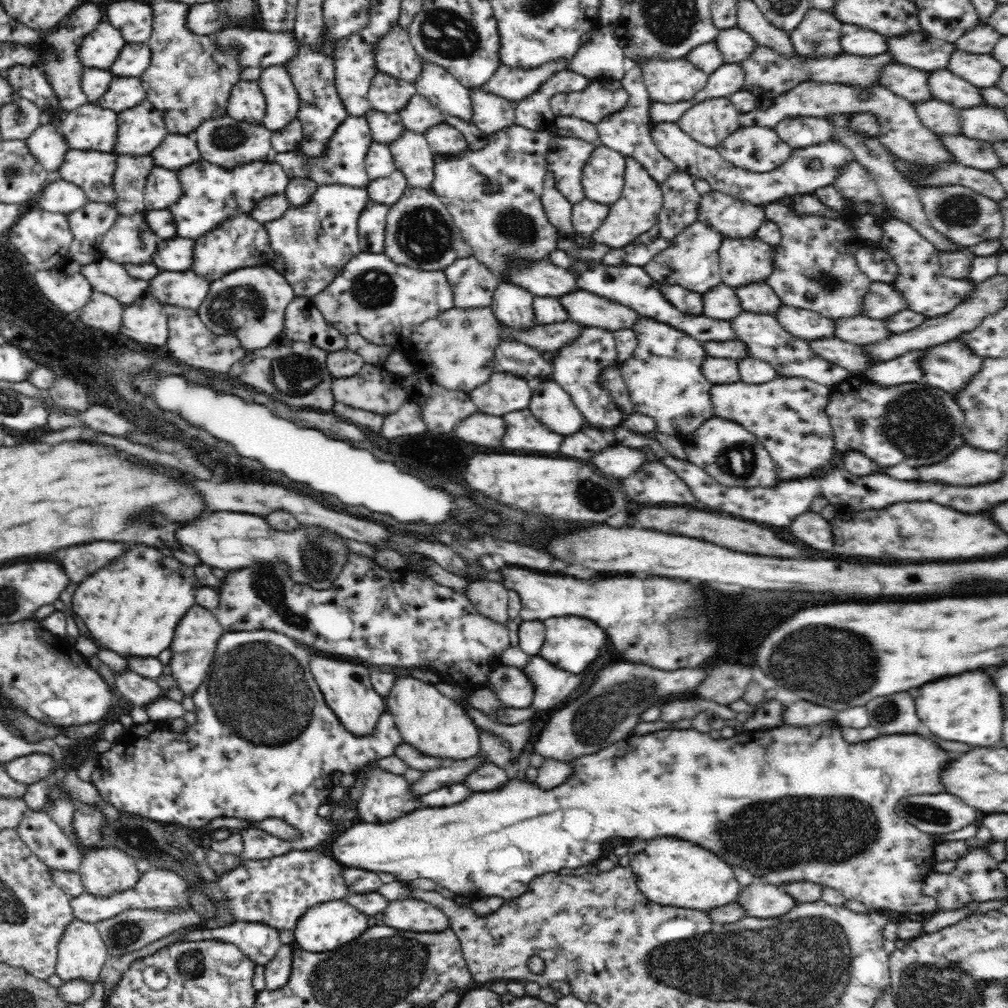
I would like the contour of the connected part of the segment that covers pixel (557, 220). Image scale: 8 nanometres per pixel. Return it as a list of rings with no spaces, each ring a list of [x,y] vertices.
[[[547,172],[544,178],[541,204],[546,217],[554,227],[568,236],[576,234],[572,224],[573,205],[562,195],[562,191],[557,190],[552,172]]]

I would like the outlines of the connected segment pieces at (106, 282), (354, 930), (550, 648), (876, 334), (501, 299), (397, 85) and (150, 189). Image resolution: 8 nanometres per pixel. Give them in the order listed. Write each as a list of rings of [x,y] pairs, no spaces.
[[[106,256],[98,262],[82,265],[80,271],[94,291],[106,293],[124,306],[131,305],[142,294],[142,290],[149,288],[147,281],[132,278],[123,264]]]
[[[346,898],[342,900],[330,900],[330,902],[322,904],[314,904],[314,907],[308,908],[308,911],[304,912],[304,916],[296,924],[294,946],[308,952],[336,950],[342,944],[348,944],[358,939],[358,936],[363,936],[369,928],[369,917],[357,908],[350,906]]]
[[[559,616],[543,621],[545,624],[545,641],[540,650],[539,656],[548,660],[555,668],[580,675],[584,672],[606,648],[607,634],[598,628],[593,620],[577,616]]]
[[[862,314],[860,316],[852,316],[850,320],[836,319],[834,322],[836,328],[836,336],[840,340],[852,342],[852,344],[876,344],[880,340],[886,340],[893,332],[886,327],[884,319],[878,320],[867,317]]]
[[[501,282],[496,287],[491,303],[494,315],[500,323],[510,328],[534,328],[534,295],[510,282]]]
[[[379,71],[372,78],[367,97],[372,109],[392,114],[400,112],[416,93],[416,87],[411,82]]]
[[[156,166],[145,183],[146,212],[172,207],[183,196],[179,172]]]

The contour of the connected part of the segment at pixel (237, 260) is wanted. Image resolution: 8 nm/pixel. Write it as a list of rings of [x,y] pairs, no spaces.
[[[238,215],[220,222],[220,230],[214,228],[196,240],[194,248],[194,264],[192,270],[204,279],[212,282],[224,276],[224,274],[253,266],[268,264],[274,258],[274,251],[271,248],[271,241],[265,224],[262,224],[250,215]]]

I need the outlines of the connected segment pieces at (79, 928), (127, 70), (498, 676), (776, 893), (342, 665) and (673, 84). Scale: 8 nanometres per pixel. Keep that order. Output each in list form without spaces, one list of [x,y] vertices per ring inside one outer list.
[[[74,918],[58,943],[55,973],[64,983],[86,979],[94,984],[109,956],[95,924]]]
[[[148,42],[126,43],[108,71],[112,76],[140,77],[148,68],[150,58],[152,58],[152,51]]]
[[[514,666],[496,668],[488,676],[485,687],[494,692],[503,706],[508,708],[530,707],[534,700],[534,685],[522,670]]]
[[[770,883],[742,887],[737,900],[748,916],[756,918],[782,916],[798,903],[781,887]]]
[[[312,652],[310,672],[323,693],[326,704],[338,716],[345,729],[355,736],[372,736],[380,716],[388,711],[385,698],[373,688],[371,674],[365,664],[340,662],[336,657]]]
[[[638,59],[635,66],[642,71],[643,83],[652,101],[670,104],[673,102],[690,100],[699,90],[704,88],[709,74],[694,67],[690,61],[682,59]]]

